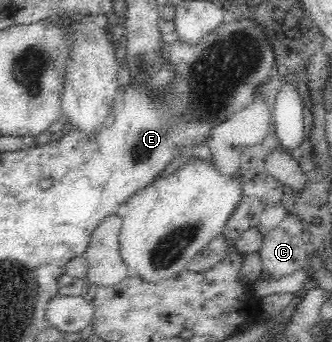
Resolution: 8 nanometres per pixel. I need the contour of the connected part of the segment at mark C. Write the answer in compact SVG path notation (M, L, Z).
M286 216L277 226L266 232L258 250L261 259L261 268L263 272L269 272L271 279L280 279L308 267L307 253L310 251L309 243L303 241L303 224L297 216Z

